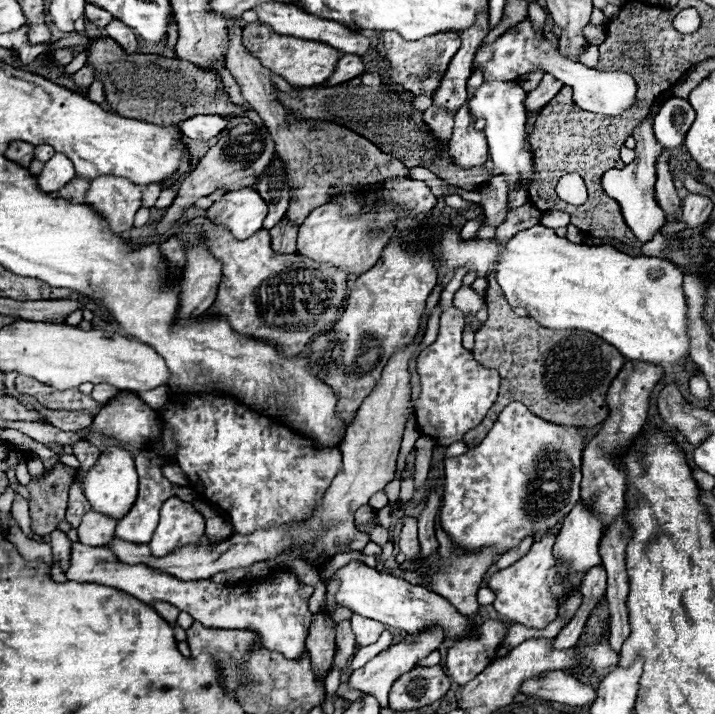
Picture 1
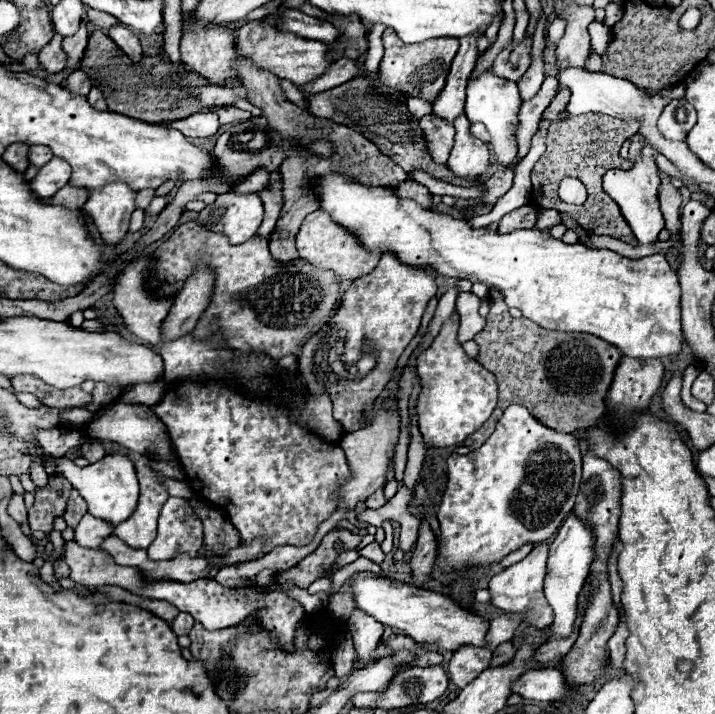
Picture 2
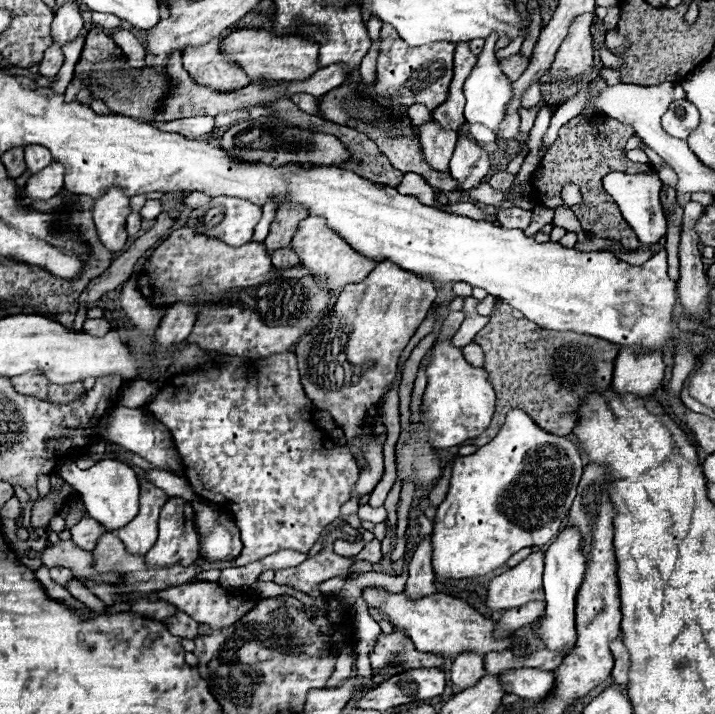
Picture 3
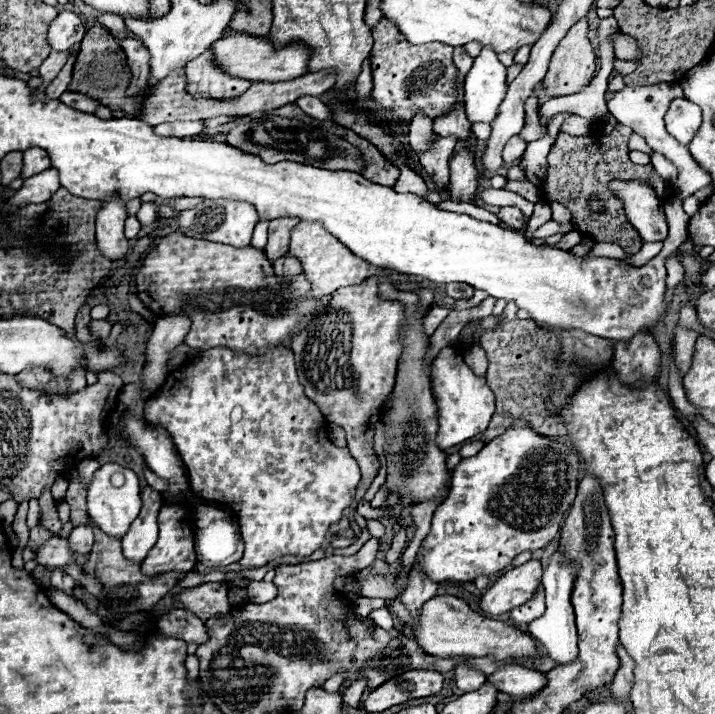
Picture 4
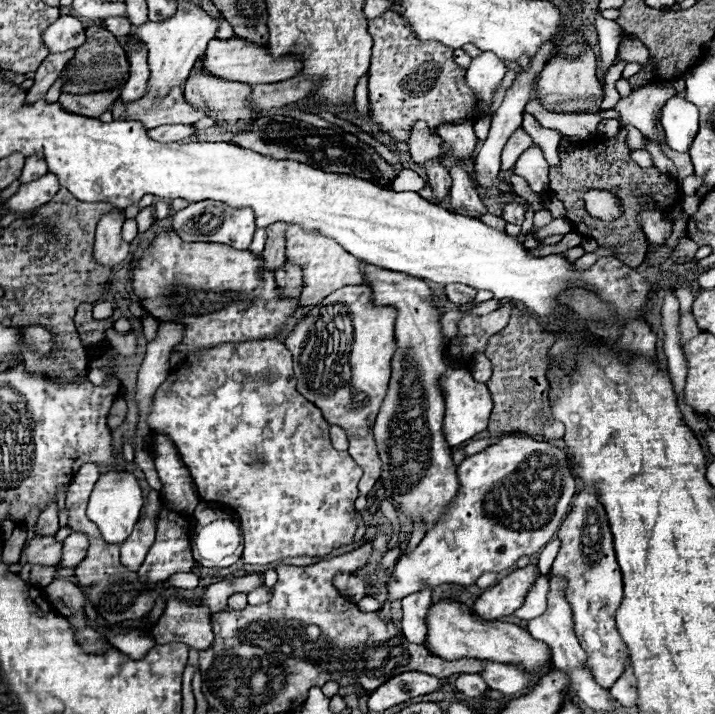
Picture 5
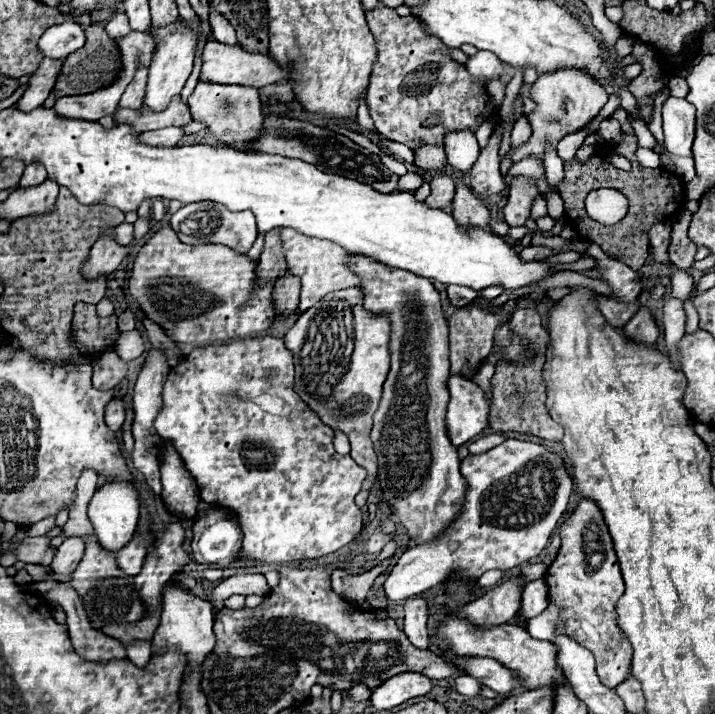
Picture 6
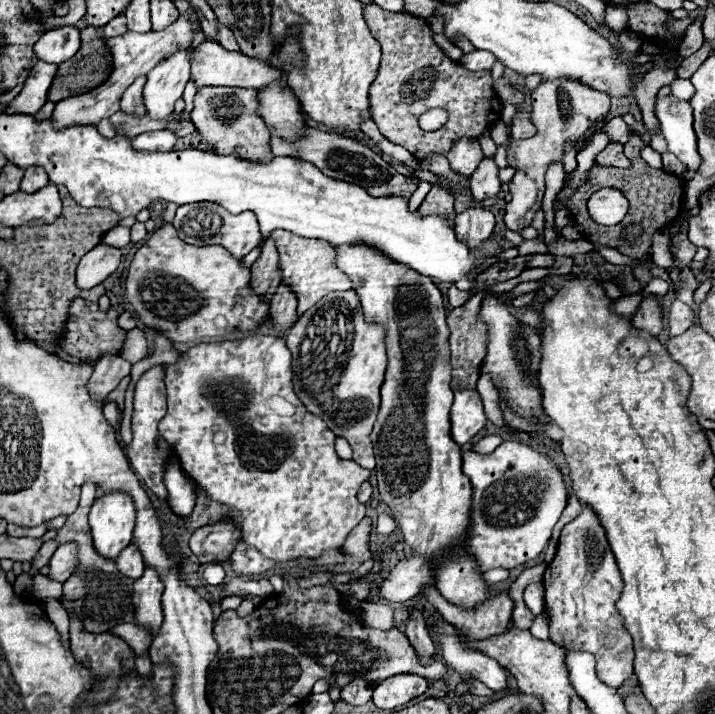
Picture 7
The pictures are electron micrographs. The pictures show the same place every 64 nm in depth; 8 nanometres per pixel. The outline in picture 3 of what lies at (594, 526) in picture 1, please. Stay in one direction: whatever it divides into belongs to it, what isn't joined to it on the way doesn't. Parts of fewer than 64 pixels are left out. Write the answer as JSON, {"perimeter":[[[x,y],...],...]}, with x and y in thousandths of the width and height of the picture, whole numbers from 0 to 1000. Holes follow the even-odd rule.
{"perimeter":[[[792,737],[778,756],[764,770],[764,796],[761,796],[761,829],[764,829],[764,866],[747,871],[750,888],[764,899],[766,910],[800,910],[806,902],[806,880],[803,880],[803,854],[806,854],[806,832],[814,818],[820,801],[820,779],[814,776],[814,748],[803,737]]]}

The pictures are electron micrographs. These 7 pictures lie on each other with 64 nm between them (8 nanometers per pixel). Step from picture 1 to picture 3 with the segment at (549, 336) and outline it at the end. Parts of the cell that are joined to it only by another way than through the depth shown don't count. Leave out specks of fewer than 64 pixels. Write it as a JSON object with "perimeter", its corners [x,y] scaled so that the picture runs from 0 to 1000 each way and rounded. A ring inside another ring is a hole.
{"perimeter":[[[697,423],[697,431],[685,440],[685,451],[663,471],[663,479],[677,490],[677,515],[685,524],[685,535],[694,546],[694,577],[685,597],[663,613],[663,625],[677,625],[697,608],[708,574],[724,569],[747,585],[747,591],[772,608],[792,611],[808,594],[808,571],[822,549],[842,552],[853,543],[859,504],[867,485],[842,479],[822,468],[772,465],[738,451],[736,445],[716,445],[716,431]],[[772,493],[772,496],[769,496]],[[800,571],[800,574],[797,574]]]}

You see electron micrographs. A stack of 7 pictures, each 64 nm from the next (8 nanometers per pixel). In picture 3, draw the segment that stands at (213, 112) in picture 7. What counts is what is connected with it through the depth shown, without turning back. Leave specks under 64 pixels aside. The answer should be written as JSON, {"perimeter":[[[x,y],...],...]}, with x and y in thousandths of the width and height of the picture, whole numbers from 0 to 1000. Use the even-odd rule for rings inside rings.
{"perimeter":[[[313,50],[299,53],[280,64],[263,64],[255,73],[257,95],[266,101],[274,118],[302,126],[333,126],[350,118],[350,109],[308,70]]]}

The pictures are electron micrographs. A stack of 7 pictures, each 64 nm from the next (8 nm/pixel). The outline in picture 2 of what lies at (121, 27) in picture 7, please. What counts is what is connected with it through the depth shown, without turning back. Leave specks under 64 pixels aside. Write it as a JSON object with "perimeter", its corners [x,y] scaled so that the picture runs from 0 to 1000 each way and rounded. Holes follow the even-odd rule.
{"perimeter":[[[123,11],[120,22],[131,36],[140,36],[140,39],[154,39],[154,36],[165,34],[165,28],[159,22],[154,22],[148,17],[140,17],[140,14],[131,14],[131,11]]]}

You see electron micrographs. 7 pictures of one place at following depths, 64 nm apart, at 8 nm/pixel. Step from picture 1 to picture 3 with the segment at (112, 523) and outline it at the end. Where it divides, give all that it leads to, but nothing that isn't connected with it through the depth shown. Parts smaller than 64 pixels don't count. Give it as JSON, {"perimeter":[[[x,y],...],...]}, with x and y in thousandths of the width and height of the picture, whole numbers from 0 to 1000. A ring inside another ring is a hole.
{"perimeter":[[[120,723],[106,737],[101,737],[98,745],[101,745],[101,756],[106,759],[109,768],[115,768],[115,770],[131,770],[137,754],[143,748],[148,748],[148,739],[143,734],[137,734],[131,725]]]}

